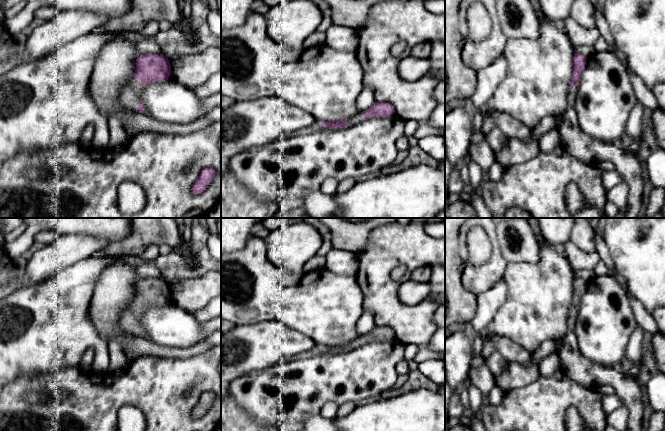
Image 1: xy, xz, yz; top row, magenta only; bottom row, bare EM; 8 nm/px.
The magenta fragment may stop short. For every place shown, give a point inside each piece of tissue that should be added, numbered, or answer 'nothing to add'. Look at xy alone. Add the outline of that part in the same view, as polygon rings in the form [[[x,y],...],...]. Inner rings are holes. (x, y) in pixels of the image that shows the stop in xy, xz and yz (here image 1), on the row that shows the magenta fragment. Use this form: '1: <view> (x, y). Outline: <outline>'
1: xy (130, 95). Outline: [[[131,78],[122,88],[119,95],[119,102],[122,108],[128,108],[139,112],[139,102],[144,86],[138,78]]]

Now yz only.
1: yz (572, 90). Outline: [[[579,83],[577,86],[570,84],[570,86],[568,88],[567,102],[568,102],[569,107],[575,105],[576,95],[578,92],[578,86],[579,86]]]

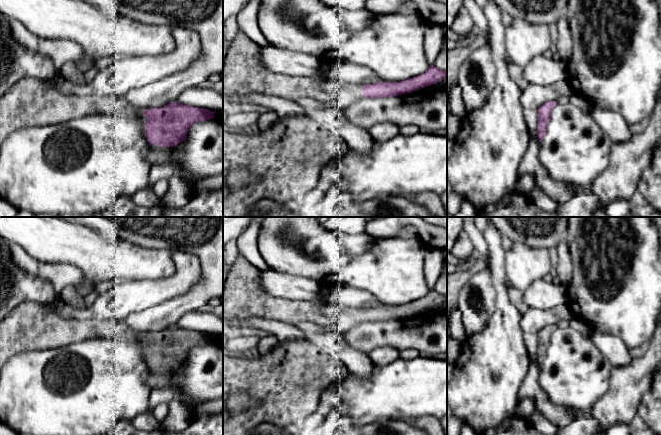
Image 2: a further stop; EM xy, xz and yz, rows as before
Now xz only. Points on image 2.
1: xz (243, 74). Outline: [[[238,30],[223,66],[223,99],[264,94],[294,102],[311,98],[321,106],[343,109],[364,98],[362,85],[272,73],[262,66],[260,50],[259,45]]]

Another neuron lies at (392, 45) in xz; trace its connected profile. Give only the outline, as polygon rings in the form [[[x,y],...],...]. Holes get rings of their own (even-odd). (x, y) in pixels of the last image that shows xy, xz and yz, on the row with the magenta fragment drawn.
[[[418,13],[374,15],[368,26],[346,42],[343,59],[368,67],[384,82],[419,76],[430,67],[424,50],[427,28]]]

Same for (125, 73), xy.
[[[173,27],[176,48],[159,56],[117,57],[89,82],[94,95],[124,96],[133,88],[143,87],[188,68],[201,53],[198,33],[189,28]]]

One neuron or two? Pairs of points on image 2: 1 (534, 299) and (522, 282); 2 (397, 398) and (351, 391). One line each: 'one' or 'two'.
1: two
2: one

